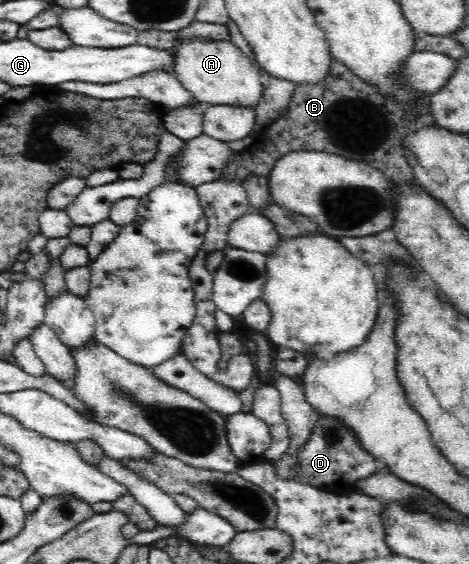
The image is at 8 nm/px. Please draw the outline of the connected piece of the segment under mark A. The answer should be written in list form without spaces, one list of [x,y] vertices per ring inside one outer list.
[[[190,39],[175,44],[173,48],[173,74],[194,100],[209,106],[249,106],[253,109],[261,102],[264,93],[260,75],[247,55],[229,41]]]

